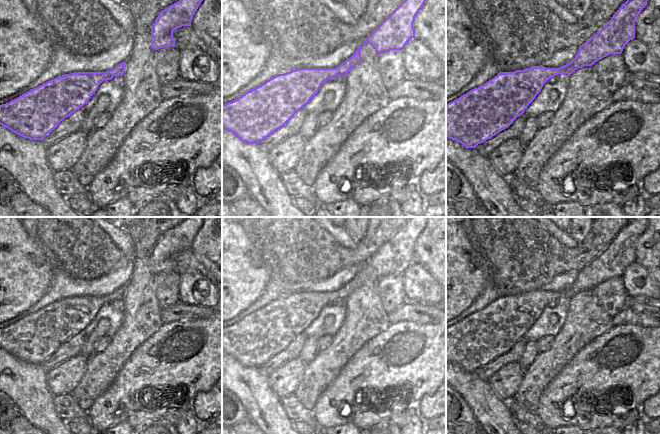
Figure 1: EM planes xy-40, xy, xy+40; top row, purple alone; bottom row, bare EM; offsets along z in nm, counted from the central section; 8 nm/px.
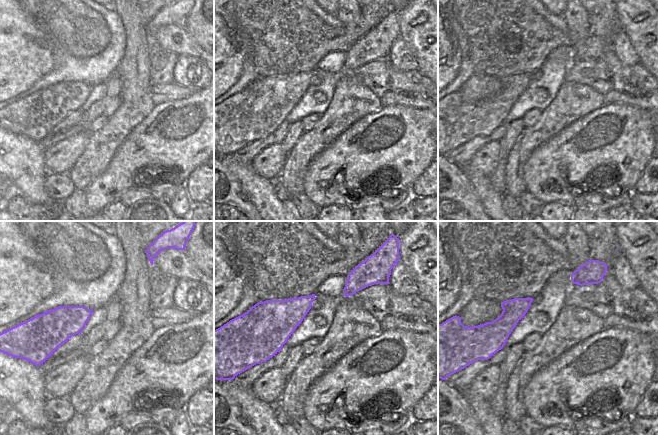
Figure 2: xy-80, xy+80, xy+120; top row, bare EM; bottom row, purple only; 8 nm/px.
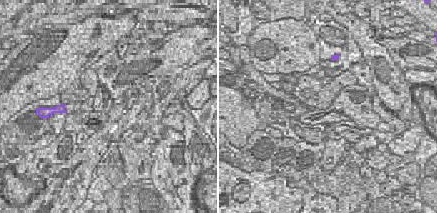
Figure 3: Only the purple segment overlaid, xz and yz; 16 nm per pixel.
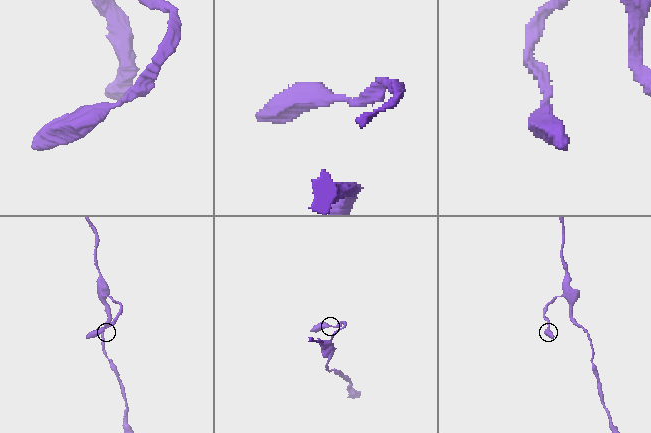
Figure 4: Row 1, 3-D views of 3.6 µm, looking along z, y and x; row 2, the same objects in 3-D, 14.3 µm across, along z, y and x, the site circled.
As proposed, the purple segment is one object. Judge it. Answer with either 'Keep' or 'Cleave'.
Keep.

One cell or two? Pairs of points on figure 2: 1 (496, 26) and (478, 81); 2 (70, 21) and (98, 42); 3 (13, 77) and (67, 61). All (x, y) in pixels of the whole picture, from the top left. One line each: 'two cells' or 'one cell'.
1: two cells
2: one cell
3: two cells

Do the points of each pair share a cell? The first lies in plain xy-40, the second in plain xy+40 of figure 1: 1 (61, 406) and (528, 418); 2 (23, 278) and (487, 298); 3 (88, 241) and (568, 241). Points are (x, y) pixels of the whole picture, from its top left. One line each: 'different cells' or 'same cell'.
1: same cell
2: different cells
3: different cells

